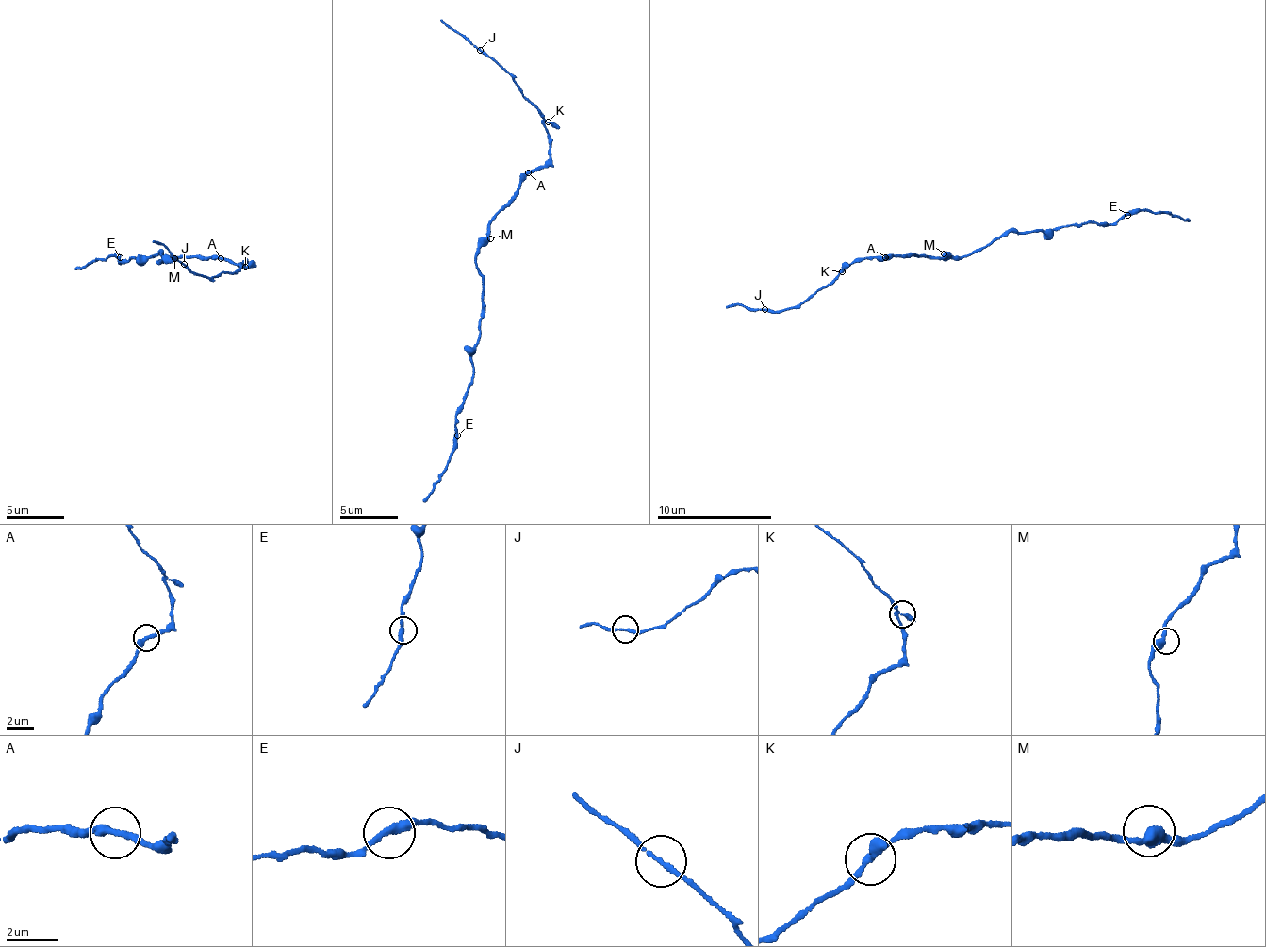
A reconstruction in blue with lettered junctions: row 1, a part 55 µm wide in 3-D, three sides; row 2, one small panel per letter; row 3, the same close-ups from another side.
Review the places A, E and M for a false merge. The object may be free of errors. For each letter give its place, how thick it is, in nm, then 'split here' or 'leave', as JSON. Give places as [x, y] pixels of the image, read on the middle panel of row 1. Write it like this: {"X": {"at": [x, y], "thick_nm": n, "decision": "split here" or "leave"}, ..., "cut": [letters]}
{"A": {"at": [528, 172], "thick_nm": 320, "decision": "leave"}, "E": {"at": [457, 435], "thick_nm": 280, "decision": "leave"}, "M": {"at": [490, 238], "thick_nm": 420, "decision": "leave"}, "cut": []}

